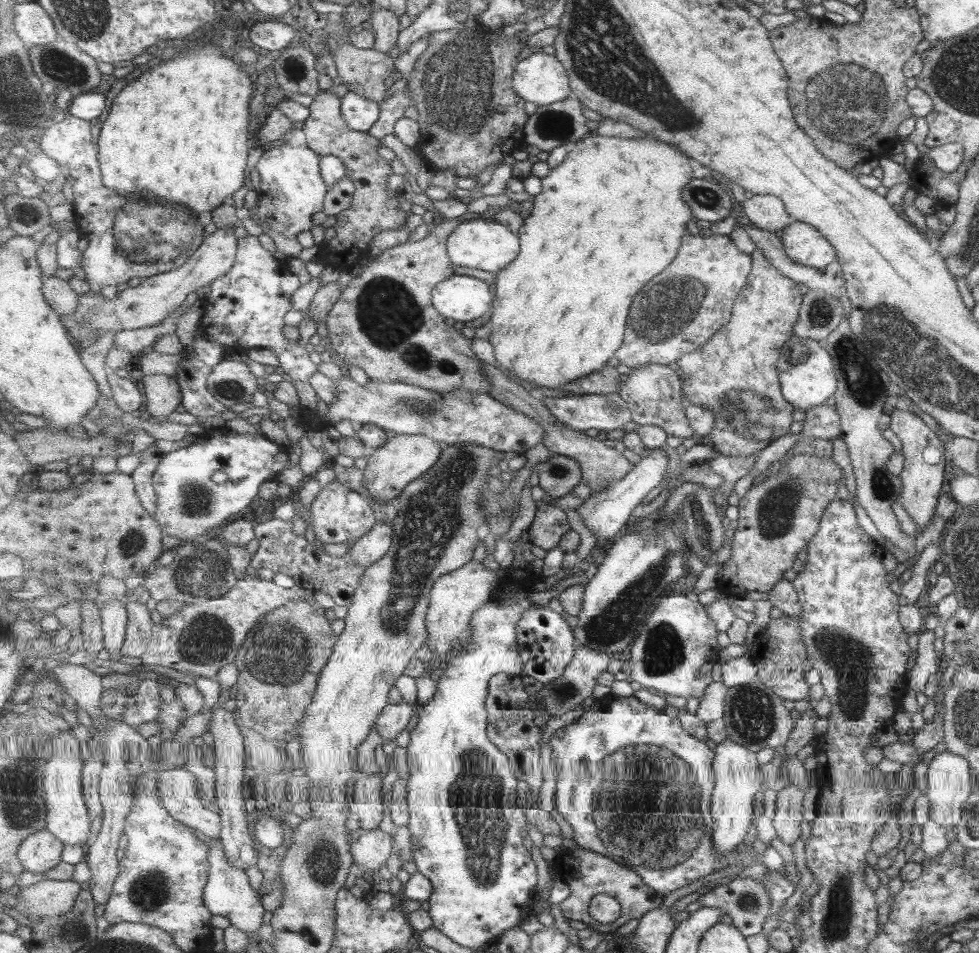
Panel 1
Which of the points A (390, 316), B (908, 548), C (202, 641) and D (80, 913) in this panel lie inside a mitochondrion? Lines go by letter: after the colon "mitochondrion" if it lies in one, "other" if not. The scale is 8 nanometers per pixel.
A: mitochondrion
B: other
C: mitochondrion
D: other

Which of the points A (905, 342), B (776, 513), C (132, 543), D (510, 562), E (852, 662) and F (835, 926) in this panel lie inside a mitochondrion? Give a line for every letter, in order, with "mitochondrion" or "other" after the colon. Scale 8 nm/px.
A: mitochondrion
B: mitochondrion
C: mitochondrion
D: other
E: mitochondrion
F: mitochondrion

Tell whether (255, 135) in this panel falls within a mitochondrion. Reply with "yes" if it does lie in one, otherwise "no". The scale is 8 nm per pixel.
no

